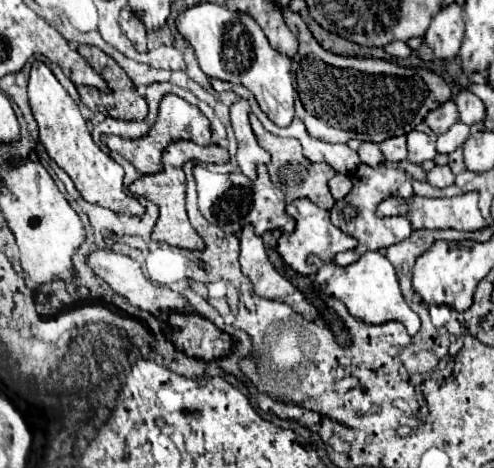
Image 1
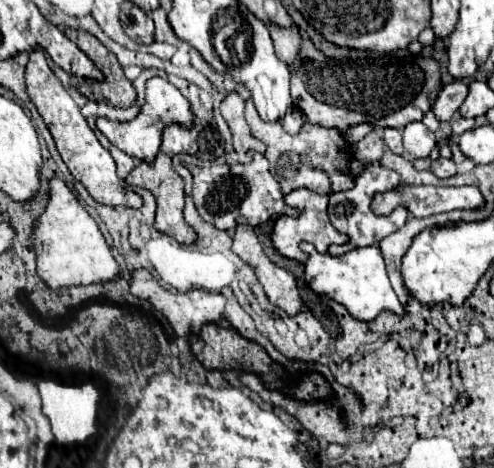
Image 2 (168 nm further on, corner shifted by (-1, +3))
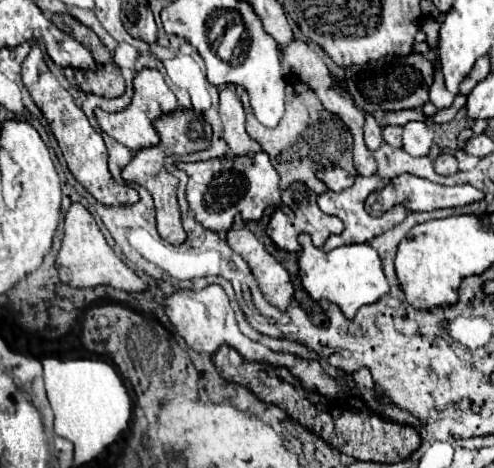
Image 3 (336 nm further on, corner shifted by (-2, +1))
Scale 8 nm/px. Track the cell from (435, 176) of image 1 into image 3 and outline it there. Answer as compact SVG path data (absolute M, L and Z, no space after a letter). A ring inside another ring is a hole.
M441 153L437 159L435 159L435 171L439 175L453 175L457 173L457 159L449 153Z

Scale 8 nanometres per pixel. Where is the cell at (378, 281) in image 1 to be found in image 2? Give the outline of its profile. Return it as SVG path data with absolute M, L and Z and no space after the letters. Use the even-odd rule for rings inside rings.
M376 245L360 247L348 251L346 255L332 257L328 253L318 253L316 249L308 251L308 261L304 263L304 279L314 293L324 293L330 299L338 301L348 309L348 313L360 321L372 321L380 311L394 311L396 315L404 315L404 307L398 301L384 267L382 253Z

